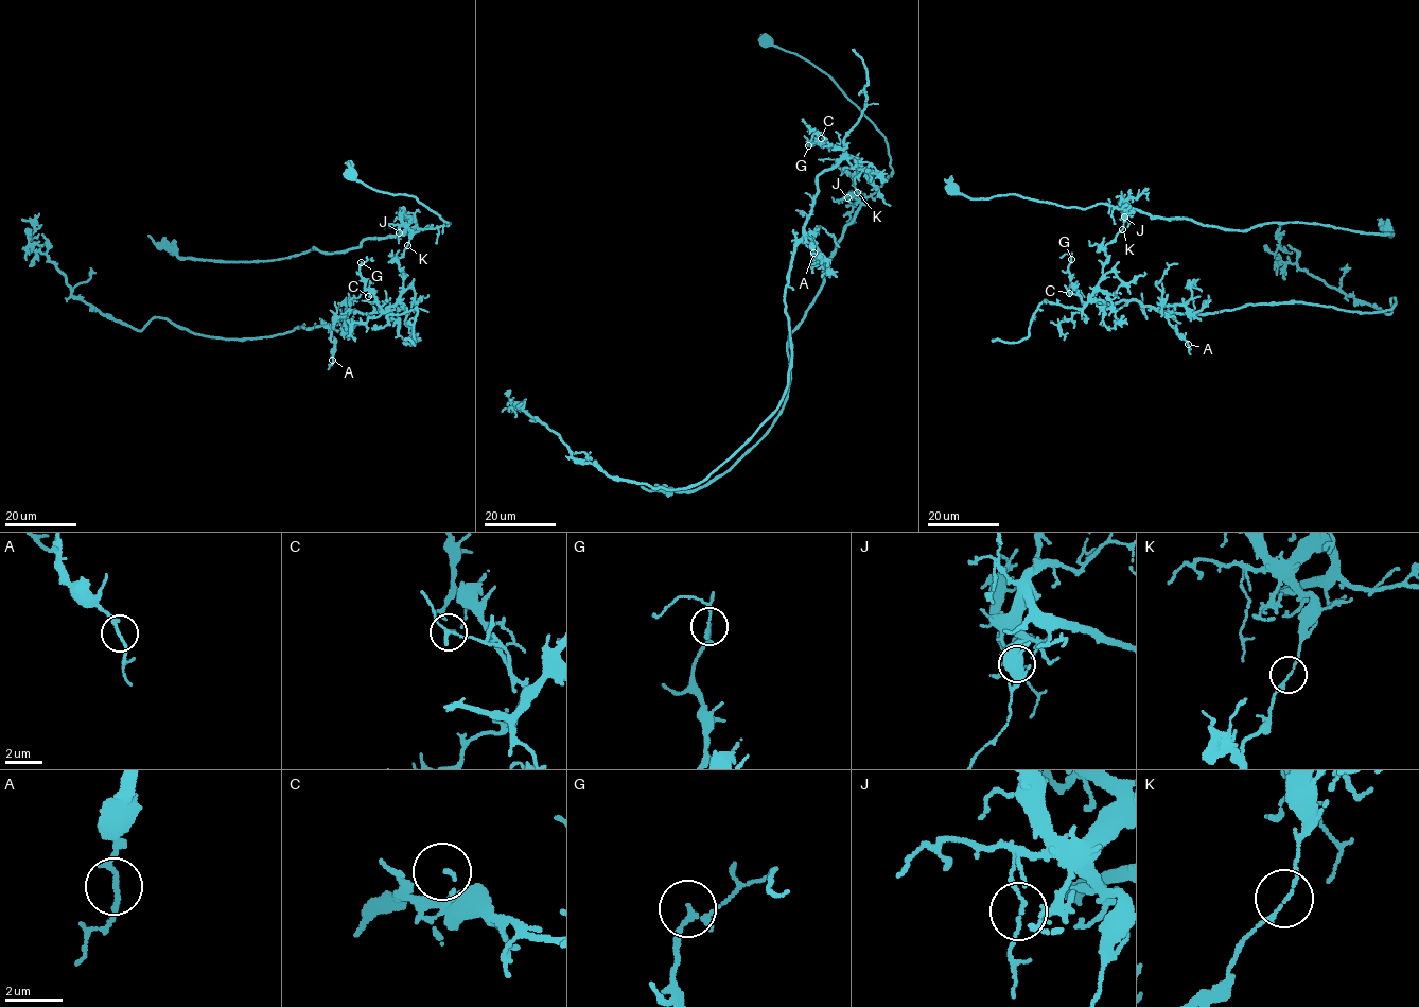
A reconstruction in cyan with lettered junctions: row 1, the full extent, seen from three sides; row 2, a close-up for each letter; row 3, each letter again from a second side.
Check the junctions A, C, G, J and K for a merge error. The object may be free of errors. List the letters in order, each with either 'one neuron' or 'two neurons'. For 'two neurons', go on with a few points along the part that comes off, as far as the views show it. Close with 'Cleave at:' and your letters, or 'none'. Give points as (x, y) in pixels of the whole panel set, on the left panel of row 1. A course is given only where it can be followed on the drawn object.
A: one neuron
C: one neuron
G: one neuron
J: one neuron
K: two neurons; course (406, 245), (414, 222), (347, 250), (326, 254), (314, 246), (242, 262), (179, 258), (147, 235)
Cleave at: K

